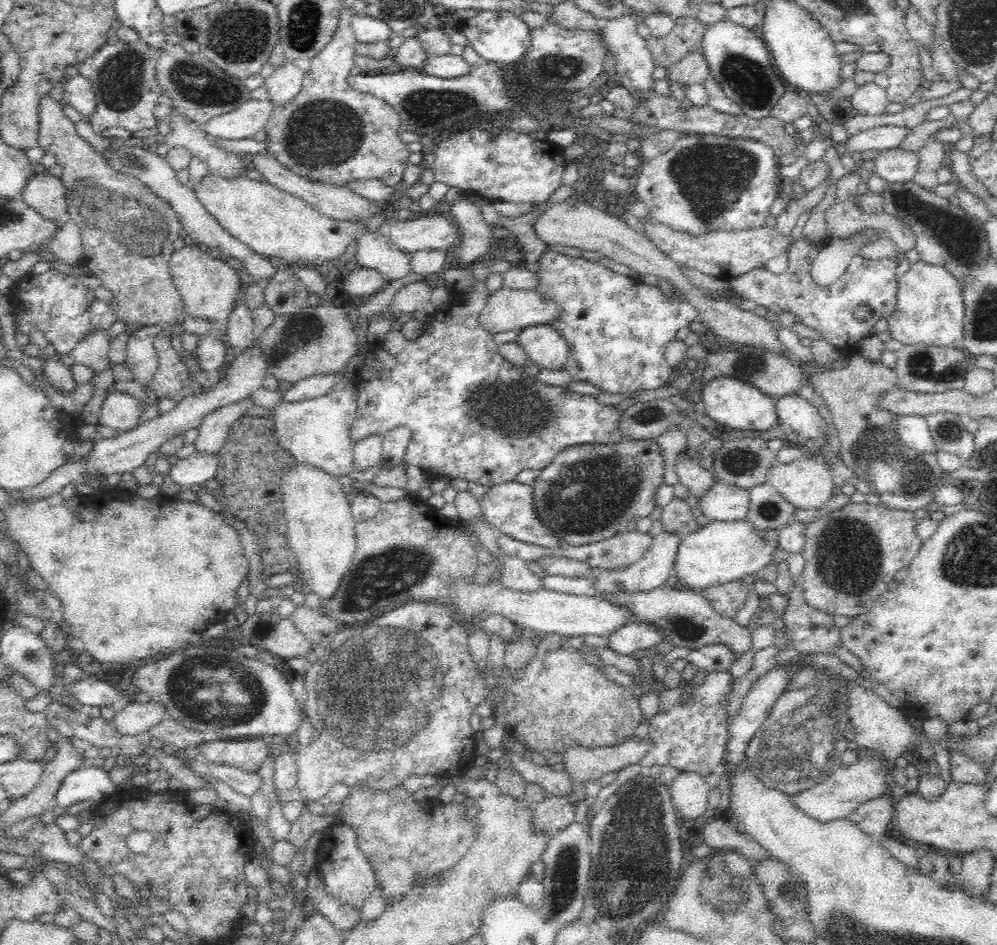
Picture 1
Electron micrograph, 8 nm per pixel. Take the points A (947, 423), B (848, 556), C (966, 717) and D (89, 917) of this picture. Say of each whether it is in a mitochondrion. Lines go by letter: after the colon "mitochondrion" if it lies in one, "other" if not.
A: mitochondrion
B: mitochondrion
C: other
D: other

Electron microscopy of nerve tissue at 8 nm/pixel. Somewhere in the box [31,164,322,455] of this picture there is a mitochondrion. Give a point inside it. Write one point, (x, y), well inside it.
(100, 199)

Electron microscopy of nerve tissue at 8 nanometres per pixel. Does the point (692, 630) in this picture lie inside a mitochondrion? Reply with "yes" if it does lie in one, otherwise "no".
yes

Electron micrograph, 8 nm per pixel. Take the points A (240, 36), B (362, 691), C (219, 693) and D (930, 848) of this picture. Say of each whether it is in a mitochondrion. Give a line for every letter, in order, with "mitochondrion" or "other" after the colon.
A: mitochondrion
B: mitochondrion
C: mitochondrion
D: other

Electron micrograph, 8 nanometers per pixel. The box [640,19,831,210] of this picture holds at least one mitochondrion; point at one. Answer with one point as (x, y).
(746, 77)

